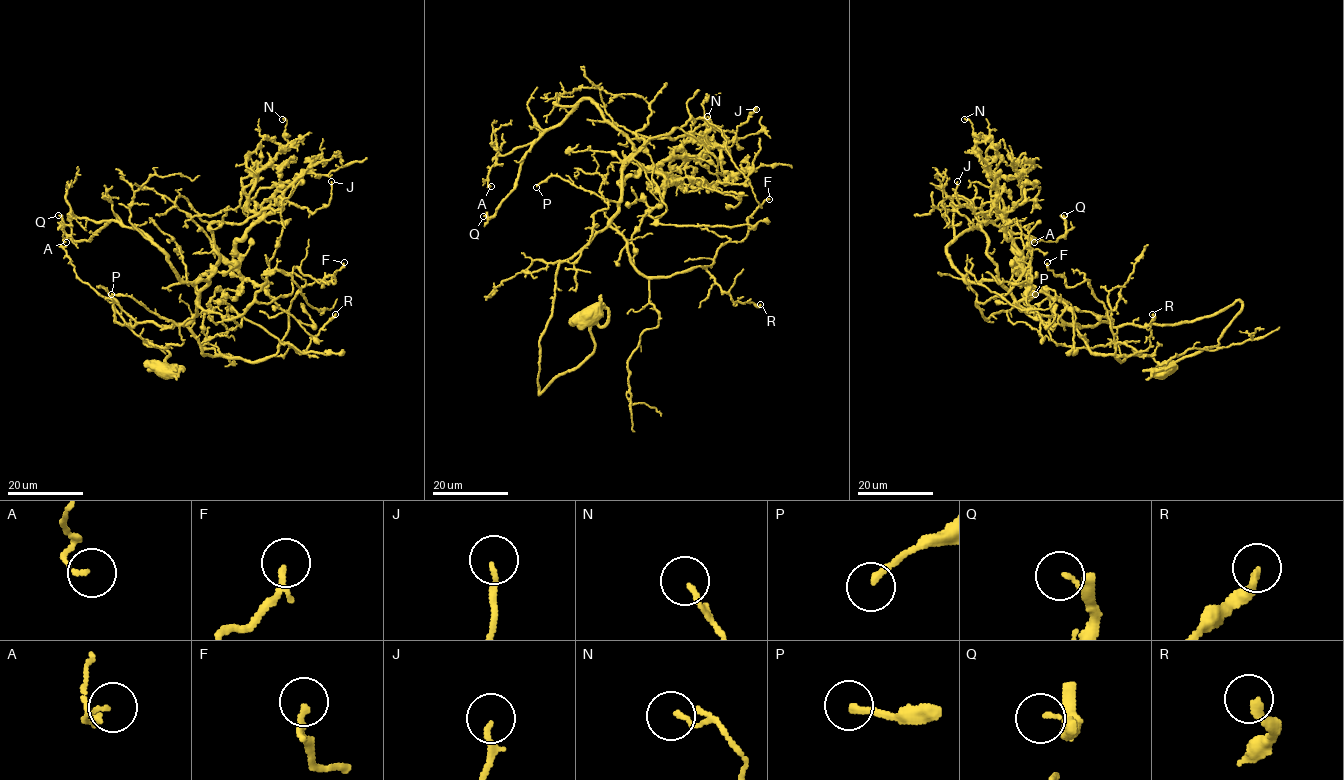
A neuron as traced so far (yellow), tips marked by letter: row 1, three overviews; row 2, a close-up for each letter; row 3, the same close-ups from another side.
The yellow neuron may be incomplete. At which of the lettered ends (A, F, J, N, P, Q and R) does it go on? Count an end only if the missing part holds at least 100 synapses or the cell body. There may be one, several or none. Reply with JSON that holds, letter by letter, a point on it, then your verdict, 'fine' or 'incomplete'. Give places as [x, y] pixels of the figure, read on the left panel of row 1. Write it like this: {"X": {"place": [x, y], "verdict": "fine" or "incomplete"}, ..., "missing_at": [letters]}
{"A": {"place": [66, 242], "verdict": "fine"}, "F": {"place": [344, 262], "verdict": "fine"}, "J": {"place": [331, 181], "verdict": "fine"}, "N": {"place": [282, 119], "verdict": "fine"}, "P": {"place": [111, 294], "verdict": "fine"}, "Q": {"place": [58, 215], "verdict": "fine"}, "R": {"place": [335, 314], "verdict": "fine"}, "missing_at": []}

